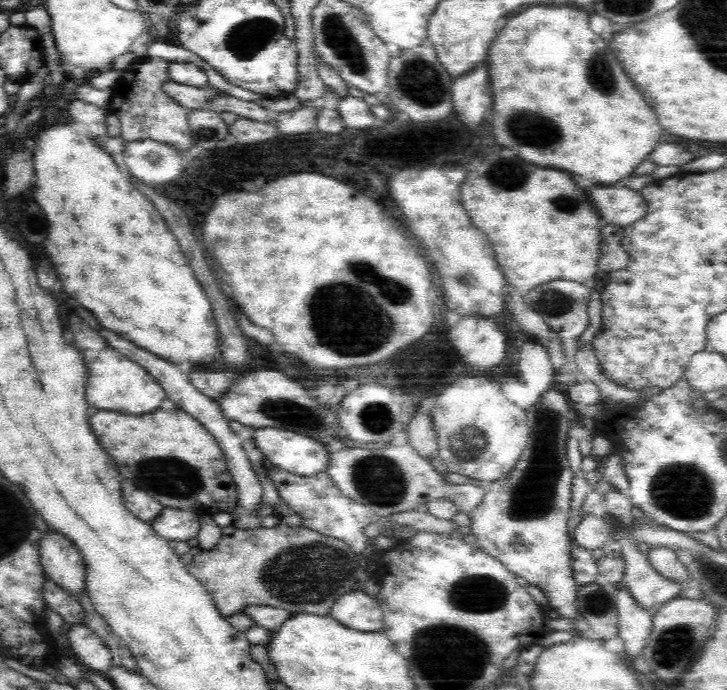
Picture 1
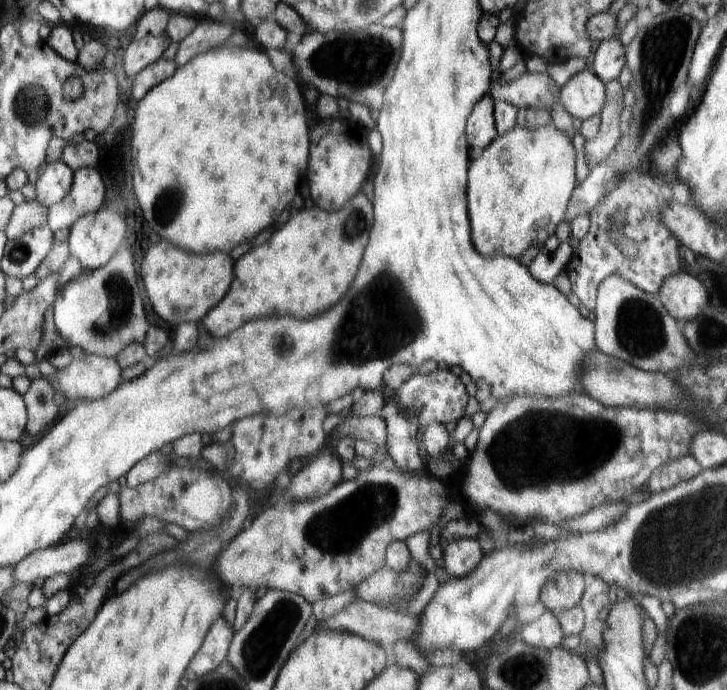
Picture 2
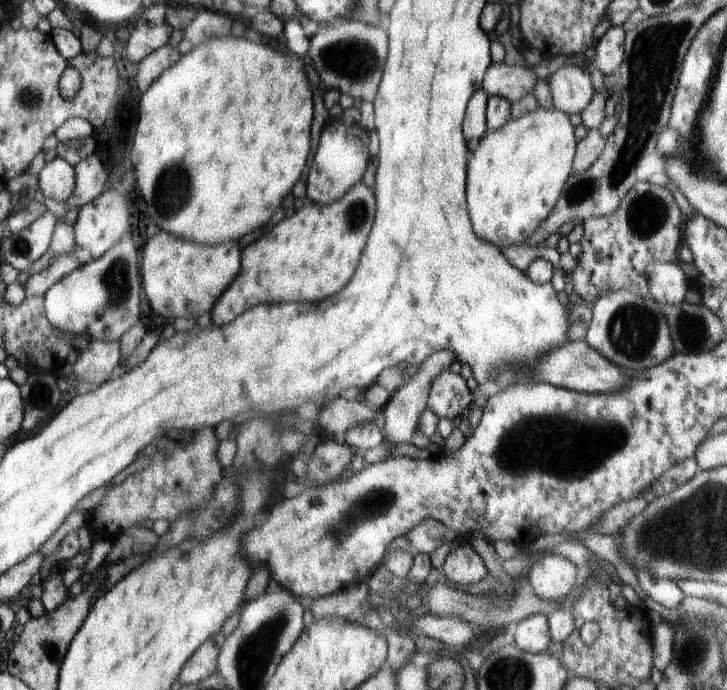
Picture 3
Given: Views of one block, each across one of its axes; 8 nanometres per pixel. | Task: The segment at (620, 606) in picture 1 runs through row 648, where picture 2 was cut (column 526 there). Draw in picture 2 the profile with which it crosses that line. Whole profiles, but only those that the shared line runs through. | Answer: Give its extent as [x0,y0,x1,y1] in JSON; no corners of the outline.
[517,610,565,650]

